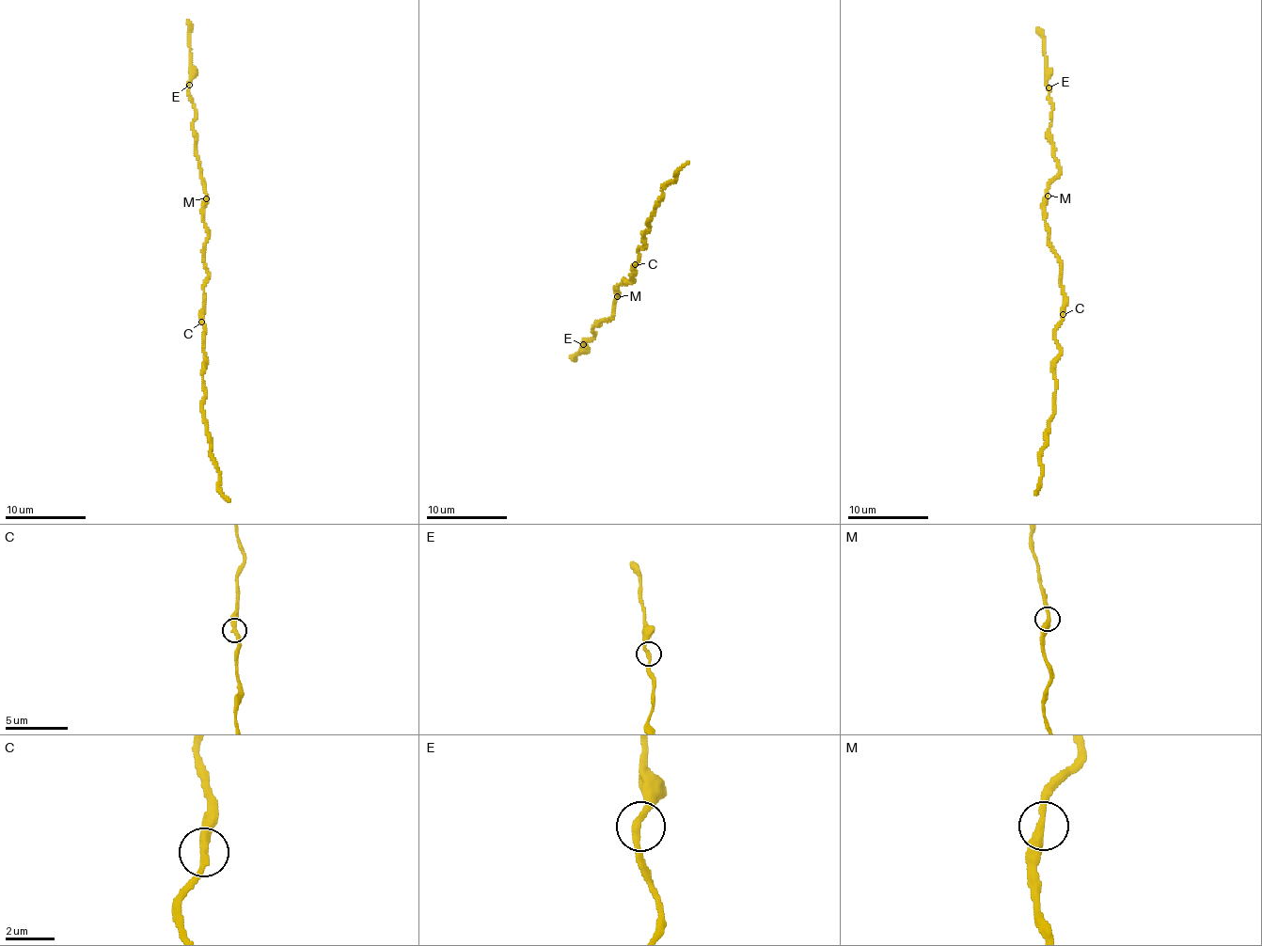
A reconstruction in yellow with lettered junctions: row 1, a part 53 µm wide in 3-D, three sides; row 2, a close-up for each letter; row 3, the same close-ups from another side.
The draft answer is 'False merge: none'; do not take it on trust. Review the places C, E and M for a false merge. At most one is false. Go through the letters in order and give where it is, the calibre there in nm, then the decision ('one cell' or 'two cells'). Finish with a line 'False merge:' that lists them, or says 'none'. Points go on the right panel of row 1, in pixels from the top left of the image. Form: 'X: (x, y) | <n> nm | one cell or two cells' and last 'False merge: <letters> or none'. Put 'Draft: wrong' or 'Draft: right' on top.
Draft: right
C: (1063, 314) | 320 nm | one cell
E: (1049, 87) | 280 nm | one cell
M: (1048, 196) | 320 nm | one cell
False merge: none

